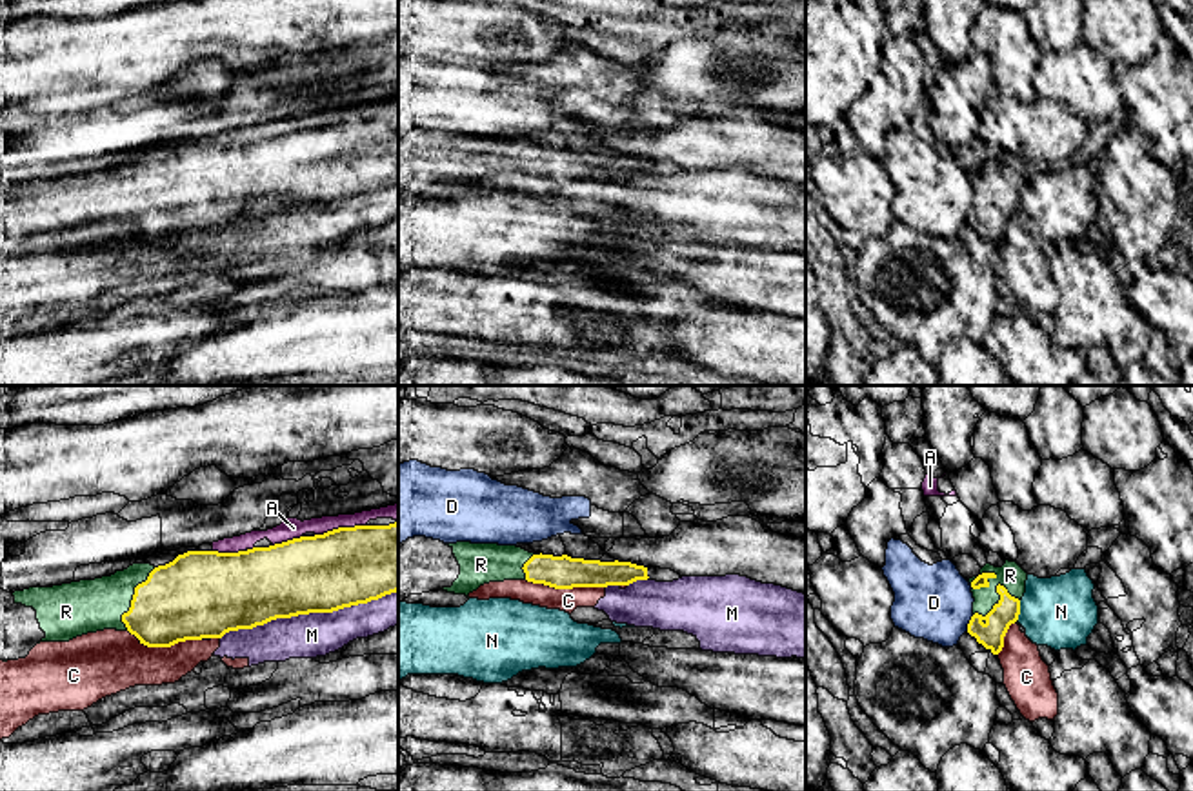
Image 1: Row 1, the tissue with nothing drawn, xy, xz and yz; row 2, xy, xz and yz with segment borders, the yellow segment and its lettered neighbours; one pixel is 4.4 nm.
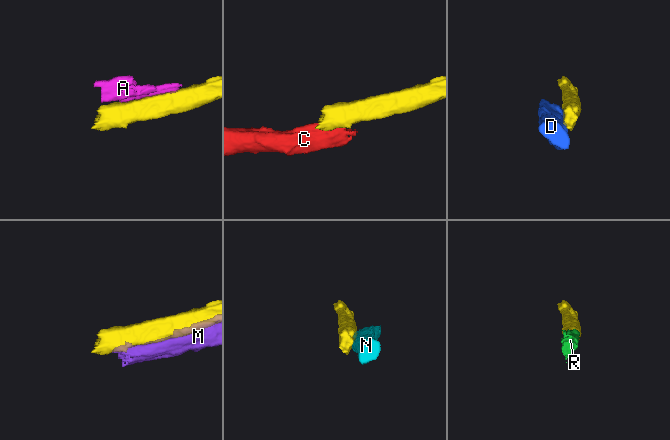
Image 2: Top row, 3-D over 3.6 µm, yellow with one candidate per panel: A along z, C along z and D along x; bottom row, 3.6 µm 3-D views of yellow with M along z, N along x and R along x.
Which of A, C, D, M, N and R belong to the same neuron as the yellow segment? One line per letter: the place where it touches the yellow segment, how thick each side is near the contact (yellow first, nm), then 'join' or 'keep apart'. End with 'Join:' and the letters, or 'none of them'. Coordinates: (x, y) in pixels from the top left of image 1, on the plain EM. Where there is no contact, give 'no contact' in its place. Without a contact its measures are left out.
A: contact xy (339, 120); calibres 340 and 90 nm; keep apart
C: contact xz (566, 180); calibres 140 and 100 nm; keep apart
D: contact yz (970, 215); calibres 120 and 340 nm; keep apart
M: contact xy (308, 206); calibres 340 and 190 nm; keep apart
N: contact yz (1019, 204); calibres 120 and 320 nm; keep apart
R: contact yz (999, 186); calibres 120 and 110 nm; join
Join: R

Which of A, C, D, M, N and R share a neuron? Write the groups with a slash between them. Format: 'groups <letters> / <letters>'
groups A / C M / D / N / R

